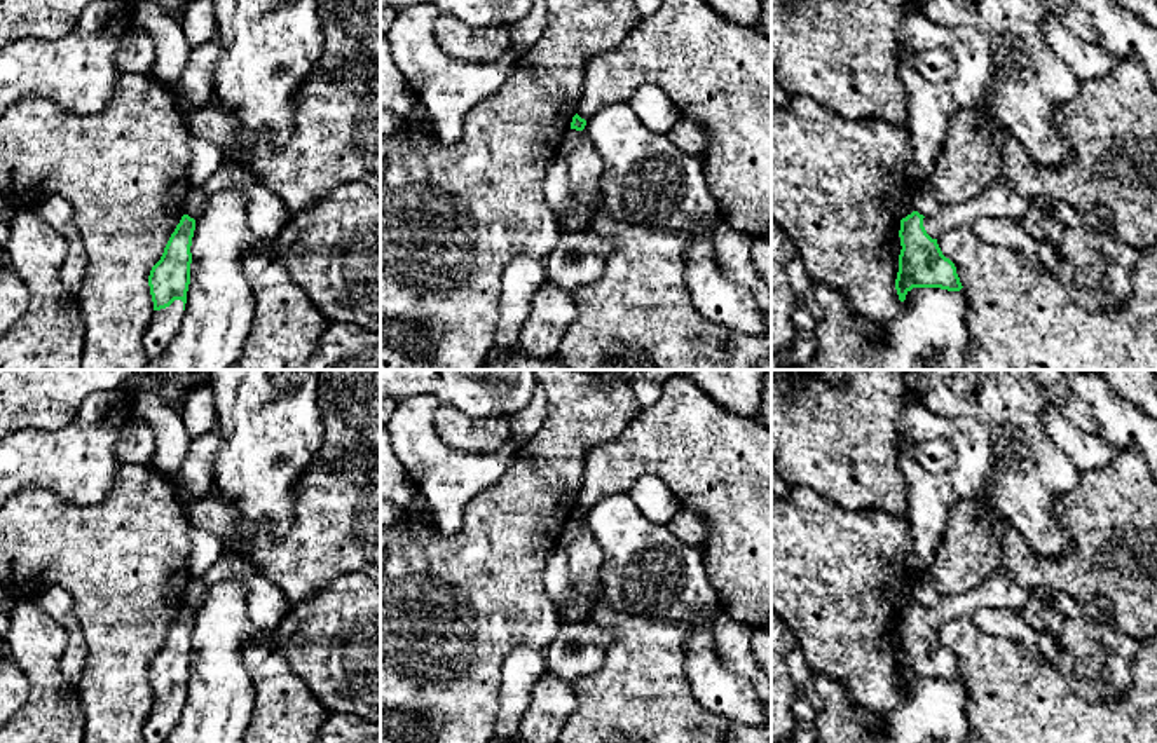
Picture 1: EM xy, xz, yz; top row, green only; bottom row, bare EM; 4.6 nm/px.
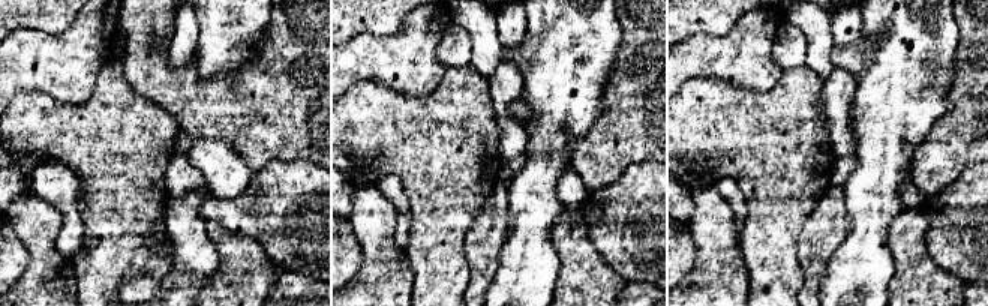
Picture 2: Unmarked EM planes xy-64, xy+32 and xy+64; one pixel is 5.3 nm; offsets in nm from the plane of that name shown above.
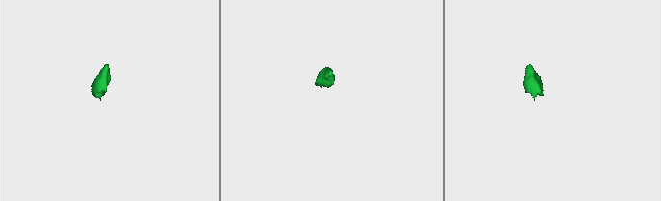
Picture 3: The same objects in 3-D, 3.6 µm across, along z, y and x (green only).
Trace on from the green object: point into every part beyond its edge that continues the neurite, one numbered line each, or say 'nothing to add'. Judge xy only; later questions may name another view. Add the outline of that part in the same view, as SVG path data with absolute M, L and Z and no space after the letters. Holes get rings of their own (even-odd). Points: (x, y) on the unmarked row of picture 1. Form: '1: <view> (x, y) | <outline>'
1: xy (164, 714) | M175 691L169 698L155 701L141 734L147 743L164 743L180 717L183 692Z

